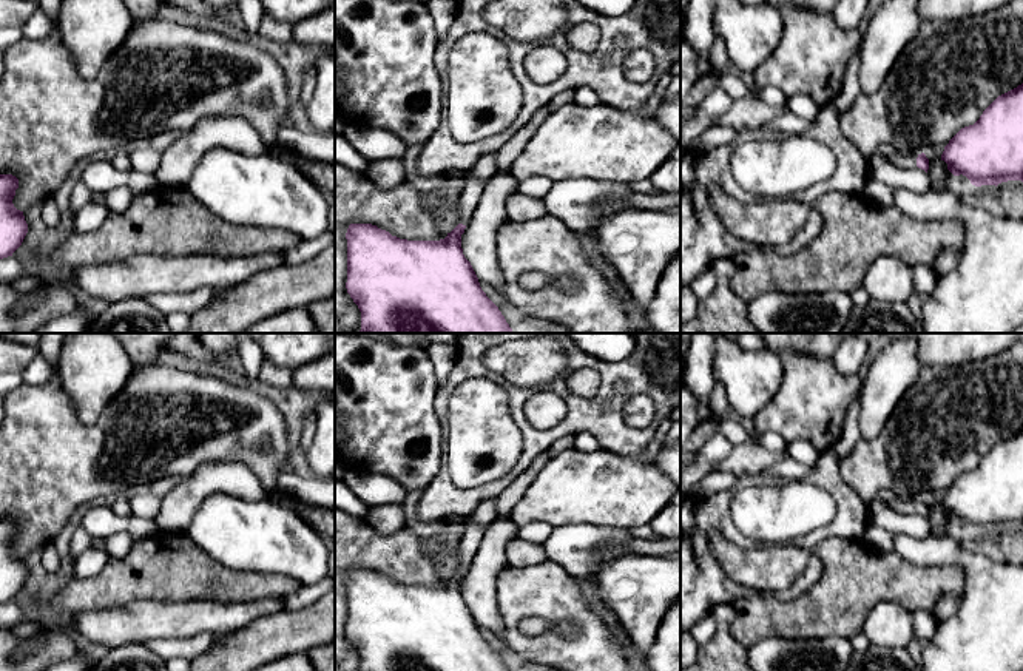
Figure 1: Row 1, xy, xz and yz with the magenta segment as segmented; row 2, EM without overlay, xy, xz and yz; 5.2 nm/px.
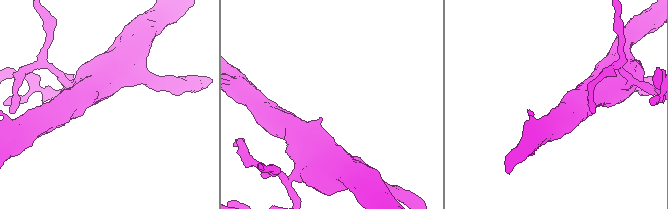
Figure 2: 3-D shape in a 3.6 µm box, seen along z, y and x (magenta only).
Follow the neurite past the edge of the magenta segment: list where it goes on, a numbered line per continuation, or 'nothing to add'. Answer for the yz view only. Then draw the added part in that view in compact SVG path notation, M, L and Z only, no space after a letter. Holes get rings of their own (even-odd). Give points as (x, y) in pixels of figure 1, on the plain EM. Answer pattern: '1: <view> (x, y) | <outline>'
1: yz (908, 505) | M881 495L884 503L887 503L893 511L900 514L915 514L917 512L917 498L896 498L889 495Z

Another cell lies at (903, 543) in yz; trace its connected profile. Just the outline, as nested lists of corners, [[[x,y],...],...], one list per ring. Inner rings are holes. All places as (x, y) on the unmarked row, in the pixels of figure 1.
[[[892,534],[895,552],[907,561],[937,569],[957,565],[964,571],[964,588],[957,594],[941,594],[934,614],[937,629],[924,643],[921,671],[1021,671],[1023,669],[1023,565],[1011,565],[994,552],[954,538],[929,534],[915,540]]]

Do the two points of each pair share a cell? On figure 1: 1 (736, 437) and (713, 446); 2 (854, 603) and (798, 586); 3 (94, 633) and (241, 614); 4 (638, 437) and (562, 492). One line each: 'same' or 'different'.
1: different
2: different
3: same
4: different

